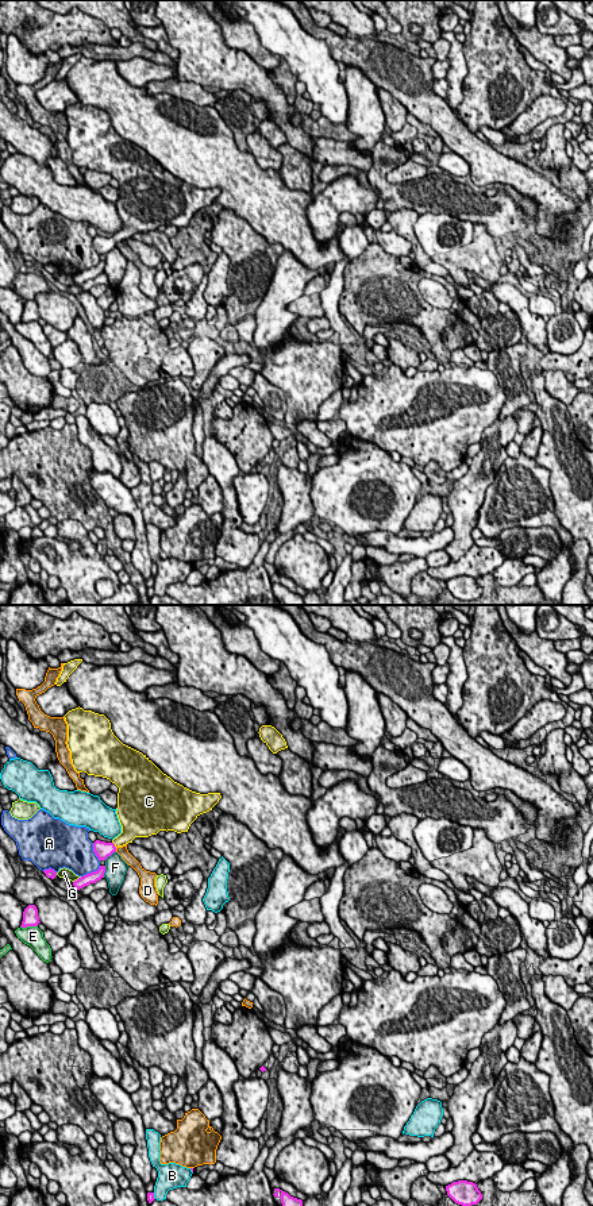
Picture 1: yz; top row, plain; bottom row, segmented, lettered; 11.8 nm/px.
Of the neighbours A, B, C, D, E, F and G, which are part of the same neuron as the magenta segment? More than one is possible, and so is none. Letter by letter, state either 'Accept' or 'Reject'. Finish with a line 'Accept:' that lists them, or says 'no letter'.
A: Reject
B: Reject
C: Accept
D: Reject
E: Reject
F: Reject
G: Reject
Accept: C

